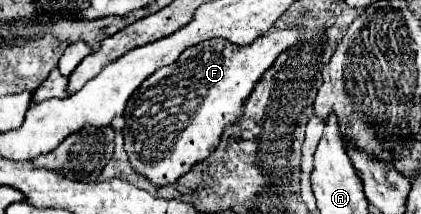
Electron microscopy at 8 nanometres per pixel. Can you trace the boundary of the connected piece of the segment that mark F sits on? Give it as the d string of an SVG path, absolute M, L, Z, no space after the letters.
M274 29L260 35L250 45L242 47L234 47L224 39L208 39L186 49L176 63L162 67L154 75L150 75L132 93L124 111L126 123L122 133L132 169L144 179L148 179L152 185L164 187L174 183L178 177L186 175L196 163L204 161L218 147L224 127L238 121L238 117L242 115L242 105L248 99L250 91L254 89L254 83L258 83L262 73L270 67L270 63L274 63L276 55L296 45L298 39L300 39L300 29L284 29L284 31Z

